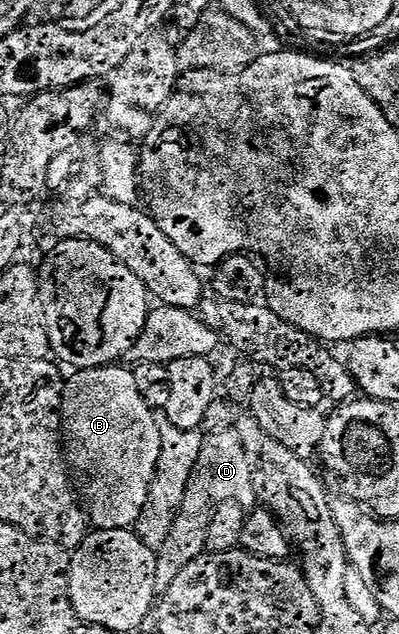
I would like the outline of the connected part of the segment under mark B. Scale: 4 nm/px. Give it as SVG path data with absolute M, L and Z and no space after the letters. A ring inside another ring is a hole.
M104 366L102 368L76 367L70 377L66 377L63 386L63 423L65 440L69 445L73 464L79 467L79 484L77 480L77 499L83 509L83 518L91 528L126 528L134 525L141 514L141 506L145 506L145 498L149 495L149 486L153 486L153 474L157 474L157 466L161 466L161 450L163 449L163 423L159 421L160 409L154 408L145 398L141 390L141 382L137 382L134 371L127 366Z

